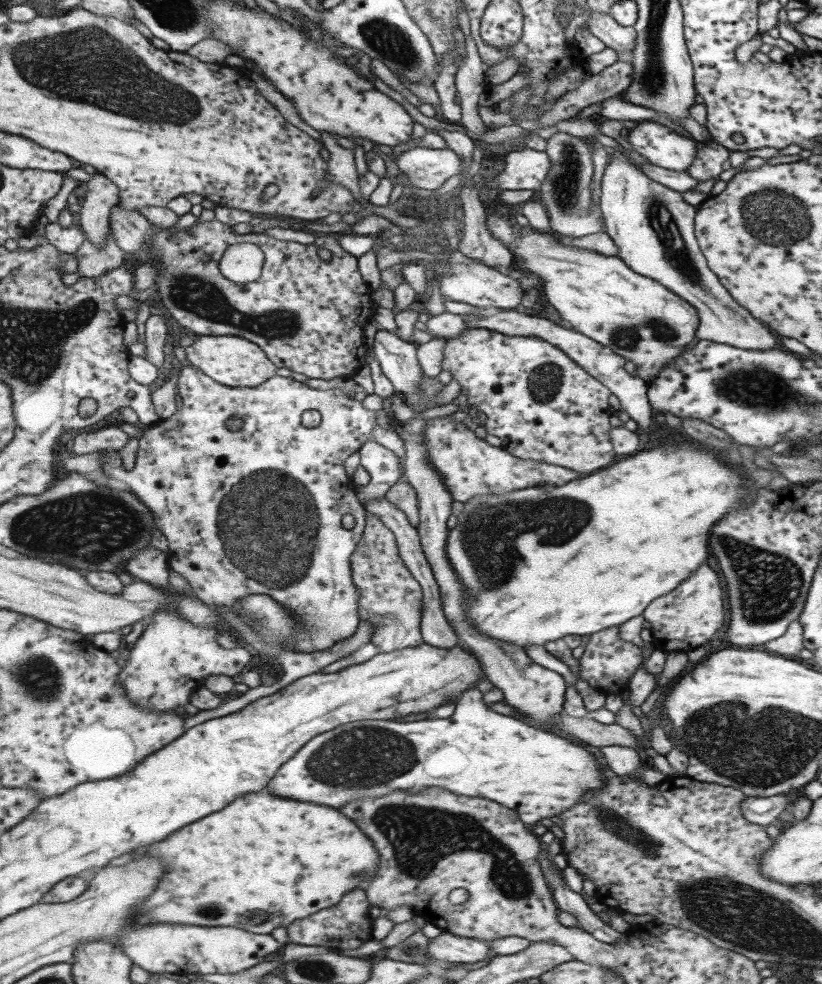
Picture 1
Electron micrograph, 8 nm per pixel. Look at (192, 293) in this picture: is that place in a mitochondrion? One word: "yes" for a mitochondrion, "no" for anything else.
yes

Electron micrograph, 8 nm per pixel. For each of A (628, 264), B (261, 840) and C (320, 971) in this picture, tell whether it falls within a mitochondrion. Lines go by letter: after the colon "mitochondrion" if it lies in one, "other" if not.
A: other
B: other
C: mitochondrion

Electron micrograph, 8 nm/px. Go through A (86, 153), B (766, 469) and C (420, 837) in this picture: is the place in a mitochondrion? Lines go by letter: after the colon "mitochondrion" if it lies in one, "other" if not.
A: other
B: other
C: mitochondrion

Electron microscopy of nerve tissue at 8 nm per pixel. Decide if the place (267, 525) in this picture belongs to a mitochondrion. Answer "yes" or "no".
yes

